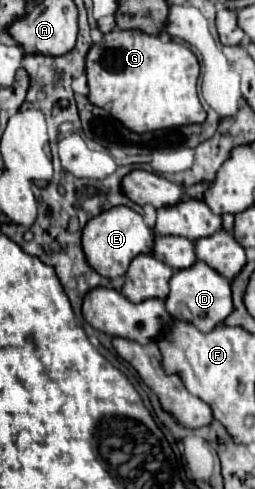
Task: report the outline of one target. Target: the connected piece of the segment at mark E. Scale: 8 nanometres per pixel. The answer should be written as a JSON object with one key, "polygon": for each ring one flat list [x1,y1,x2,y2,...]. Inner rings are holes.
{"polygon":[[116,206,86,222,82,228,82,250,86,254,86,262,90,262,98,274,104,278,116,278,126,274,134,256,152,252,152,238,152,230,144,224,144,218,138,212,130,210,128,206]]}

